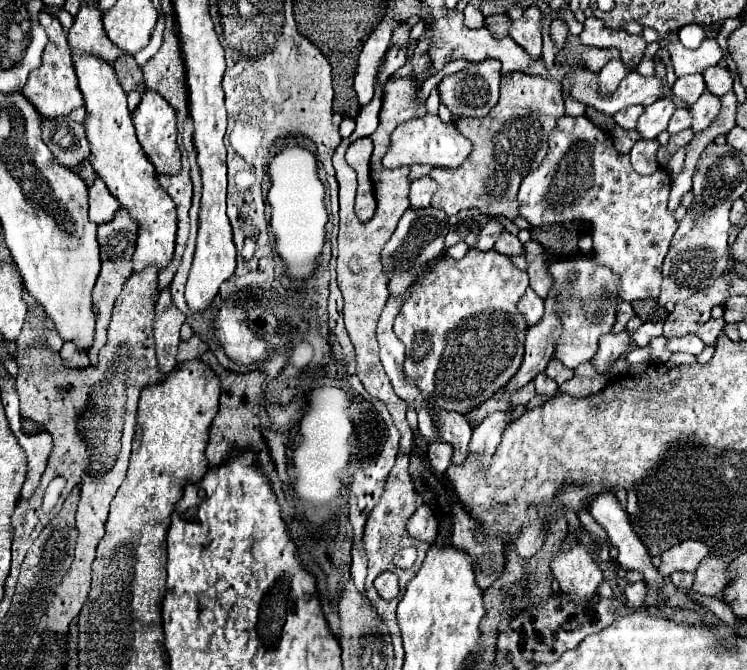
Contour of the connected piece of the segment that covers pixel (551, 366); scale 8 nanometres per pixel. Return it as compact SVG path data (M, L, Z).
M552 359L550 363L548 363L548 367L546 367L546 371L544 371L548 377L552 377L558 385L562 385L564 381L568 381L568 379L572 379L572 369L568 369L568 367L564 367L558 359Z

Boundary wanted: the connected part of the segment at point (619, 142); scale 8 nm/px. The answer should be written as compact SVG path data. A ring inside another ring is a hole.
M614 127L614 129L610 131L610 137L612 137L616 149L620 149L622 153L630 153L630 149L634 147L634 143L642 139L636 131L626 131L626 129L622 129L622 127Z

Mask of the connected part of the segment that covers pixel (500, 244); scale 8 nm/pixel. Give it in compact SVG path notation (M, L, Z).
M504 231L504 235L500 235L500 239L496 241L494 249L502 251L504 255L510 255L510 257L512 255L524 255L524 243L516 235L512 235L508 231Z

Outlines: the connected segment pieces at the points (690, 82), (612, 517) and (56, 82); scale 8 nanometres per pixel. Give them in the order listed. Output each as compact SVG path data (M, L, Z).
M694 73L694 75L686 75L686 77L678 77L676 83L672 85L674 95L686 101L688 106L693 105L698 100L698 93L704 91L704 77L702 73Z
M598 495L592 499L588 507L590 515L608 531L610 543L618 547L618 565L626 571L638 569L644 573L644 581L654 587L662 589L664 577L658 573L658 569L652 565L648 551L644 549L644 543L636 537L632 525L628 523L628 515L618 503L618 499L610 495Z
M42 11L40 13L40 25L48 33L48 43L46 43L46 49L44 49L44 55L42 55L42 65L36 71L32 71L32 75L28 77L22 93L40 111L42 117L70 115L70 111L74 111L82 105L82 93L78 89L78 79L76 79L74 67L72 67L70 47L68 47L68 41L66 41L66 35L62 31L62 25L60 25L58 17Z

